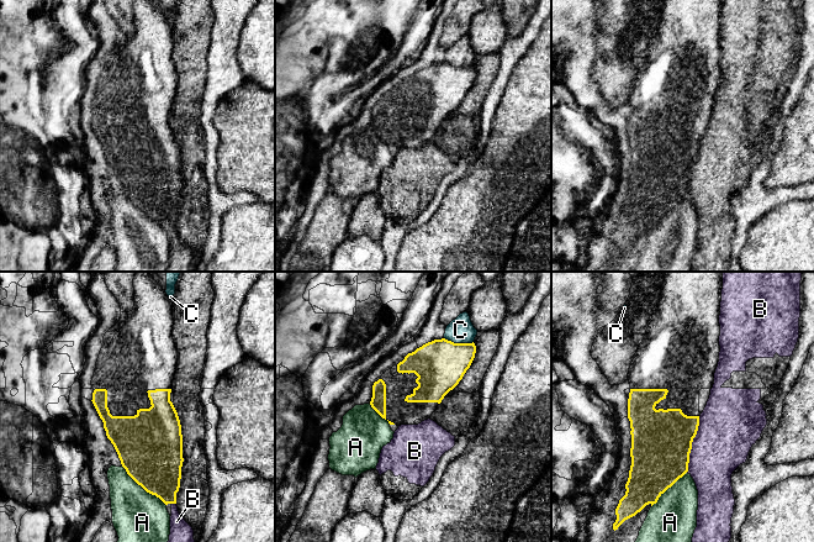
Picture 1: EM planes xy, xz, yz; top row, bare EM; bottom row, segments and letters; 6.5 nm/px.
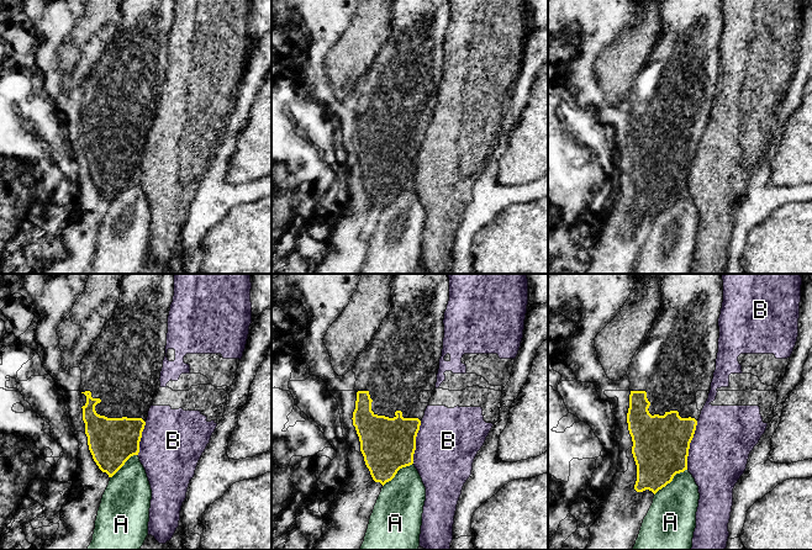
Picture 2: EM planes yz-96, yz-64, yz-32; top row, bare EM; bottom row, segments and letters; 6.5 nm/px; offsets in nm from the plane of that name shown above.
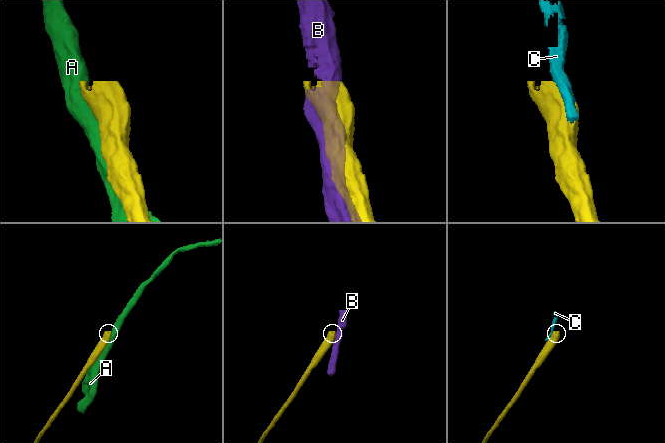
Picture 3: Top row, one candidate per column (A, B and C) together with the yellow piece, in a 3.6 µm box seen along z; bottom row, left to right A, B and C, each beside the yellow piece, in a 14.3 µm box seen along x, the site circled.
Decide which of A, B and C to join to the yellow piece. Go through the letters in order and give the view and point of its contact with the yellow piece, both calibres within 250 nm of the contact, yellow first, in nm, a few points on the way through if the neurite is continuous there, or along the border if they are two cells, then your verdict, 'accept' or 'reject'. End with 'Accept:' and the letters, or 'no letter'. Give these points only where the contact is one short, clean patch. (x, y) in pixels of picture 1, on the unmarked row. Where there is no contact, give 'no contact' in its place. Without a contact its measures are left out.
A: xy (143, 211) | 420/360 nm | reject
B: yz (691, 168) | 400/380 nm | reject
C: xz (459, 67) | 320/160 nm | reject
Accept: no letter

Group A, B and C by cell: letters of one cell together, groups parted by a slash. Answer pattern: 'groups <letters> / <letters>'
groups A / B / C

